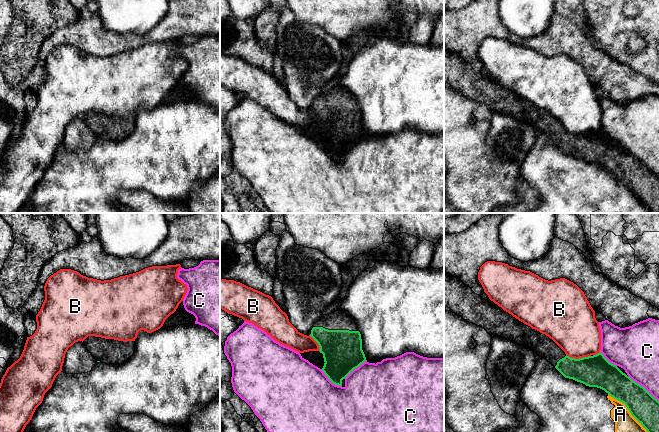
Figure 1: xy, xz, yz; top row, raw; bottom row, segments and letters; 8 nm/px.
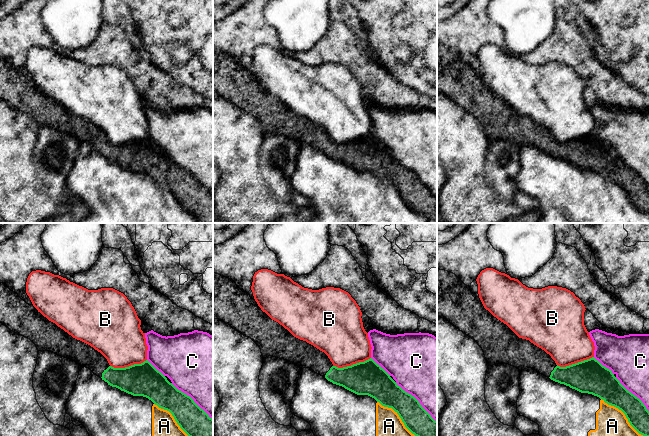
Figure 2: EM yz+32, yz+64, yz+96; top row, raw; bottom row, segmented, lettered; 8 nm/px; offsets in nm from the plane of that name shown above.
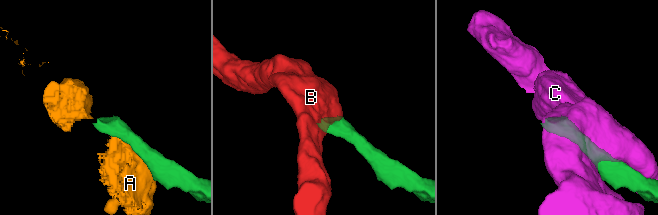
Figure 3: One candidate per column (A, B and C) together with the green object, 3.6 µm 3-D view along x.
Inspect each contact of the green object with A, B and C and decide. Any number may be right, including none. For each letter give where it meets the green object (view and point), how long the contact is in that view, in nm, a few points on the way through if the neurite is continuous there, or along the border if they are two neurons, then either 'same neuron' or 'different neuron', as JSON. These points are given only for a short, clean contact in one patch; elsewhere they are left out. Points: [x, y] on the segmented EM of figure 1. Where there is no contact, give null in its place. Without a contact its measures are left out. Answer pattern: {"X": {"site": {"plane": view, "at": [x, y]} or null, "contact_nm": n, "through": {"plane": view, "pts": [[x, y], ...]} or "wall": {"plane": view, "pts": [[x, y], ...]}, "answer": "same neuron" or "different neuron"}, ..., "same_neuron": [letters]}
{"A": {"site": {"plane": "yz", "at": [628, 409]}, "contact_nm": 440, "answer": "different neuron"}, "B": {"site": {"plane": "yz", "at": [579, 358]}, "contact_nm": 200, "answer": "different neuron"}, "C": {"site": {"plane": "yz", "at": [642, 386]}, "contact_nm": 320, "answer": "different neuron"}, "same_neuron": []}

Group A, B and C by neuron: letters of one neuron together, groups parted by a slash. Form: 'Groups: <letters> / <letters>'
Groups: A / B / C

